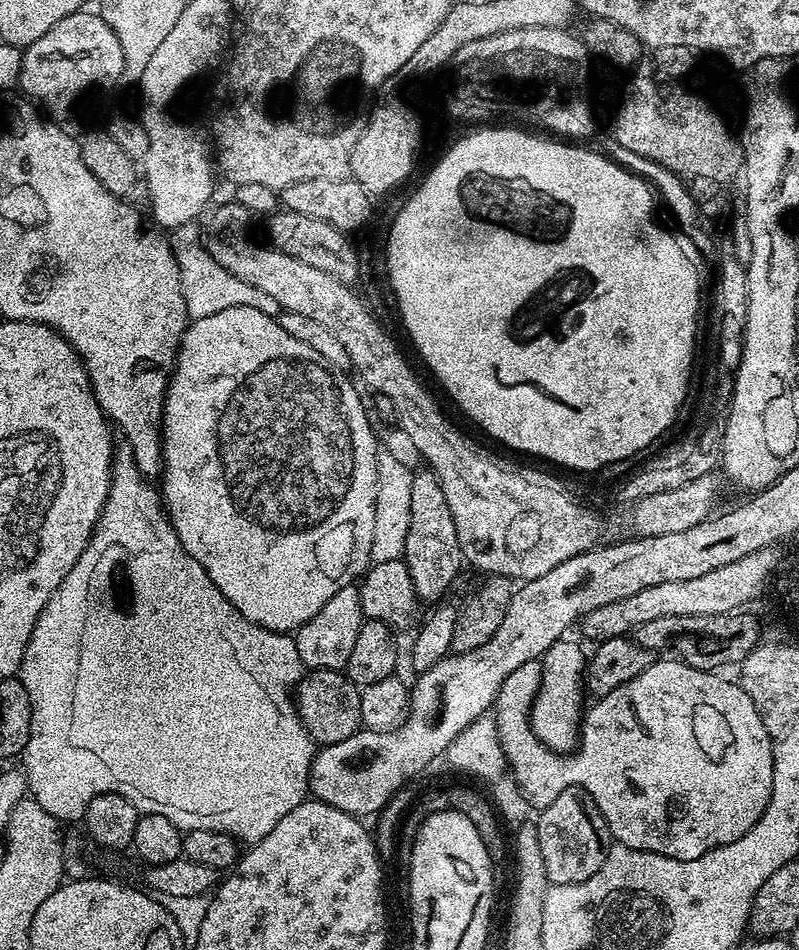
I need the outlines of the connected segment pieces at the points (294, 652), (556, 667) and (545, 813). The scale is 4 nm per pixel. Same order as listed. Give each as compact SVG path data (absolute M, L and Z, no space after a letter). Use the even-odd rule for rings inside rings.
M121 439L112 449L112 481L108 497L104 503L104 509L100 515L100 521L96 523L96 528L92 531L92 541L82 550L78 562L66 574L66 578L56 587L54 594L46 602L42 614L38 614L38 622L28 639L28 645L24 651L24 657L20 663L18 678L22 686L26 686L26 694L30 698L30 738L26 742L22 753L22 771L28 779L28 792L32 799L42 806L46 813L52 815L59 822L65 820L83 821L84 811L88 809L88 804L98 794L115 791L122 794L137 812L143 814L162 814L163 817L170 818L174 826L181 830L214 830L224 832L226 835L251 846L260 840L290 810L294 810L304 800L309 799L310 789L308 786L308 775L312 769L312 760L316 756L318 748L312 736L304 728L300 715L296 713L296 701L294 699L294 689L306 675L306 669L302 658L298 658L298 646L291 635L282 632L271 632L254 622L250 622L225 596L220 593L218 586L210 582L206 570L191 554L184 549L178 534L174 530L172 521L164 507L161 493L151 488L149 481L141 475L136 463L134 462L134 450L130 450L128 439ZM96 572L108 572L108 586L110 586L110 600L112 600L112 612L120 612L126 616L132 616L130 620L136 620L130 624L130 634L138 636L134 628L144 624L144 672L104 672L104 668L84 668L84 664L76 664L76 656L84 656L84 652L76 652L80 644L76 644L76 608L80 608L80 600L88 600L84 592L88 592L88 580L96 576ZM80 676L88 680L88 684L98 684L102 680L109 684L132 684L128 688L128 736L124 736L124 748L128 748L128 764L132 764L132 784L128 780L120 780L116 772L112 772L112 764L100 756L100 752L92 752L88 744L80 744L80 736L76 736L76 688L80 688Z
M562 638L544 652L540 660L540 692L548 696L564 696L564 712L568 716L548 716L541 706L531 709L530 723L532 733L551 751L567 754L575 749L582 723L580 699L586 696L586 652L574 641Z
M567 788L537 816L540 817L535 817L534 823L538 830L538 846L542 846L542 862L546 862L549 885L586 882L586 878L602 866L610 840L608 827L598 806L594 806L582 788Z

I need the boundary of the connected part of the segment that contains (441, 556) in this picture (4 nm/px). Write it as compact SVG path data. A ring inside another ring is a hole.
M431 470L413 471L410 482L410 530L406 530L406 546L402 557L409 568L413 588L421 601L439 601L444 591L456 580L462 557L458 530L454 530L454 518L450 518L450 506L438 486L438 478Z

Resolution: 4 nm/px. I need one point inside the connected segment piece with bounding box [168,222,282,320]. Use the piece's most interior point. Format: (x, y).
(207, 287)

